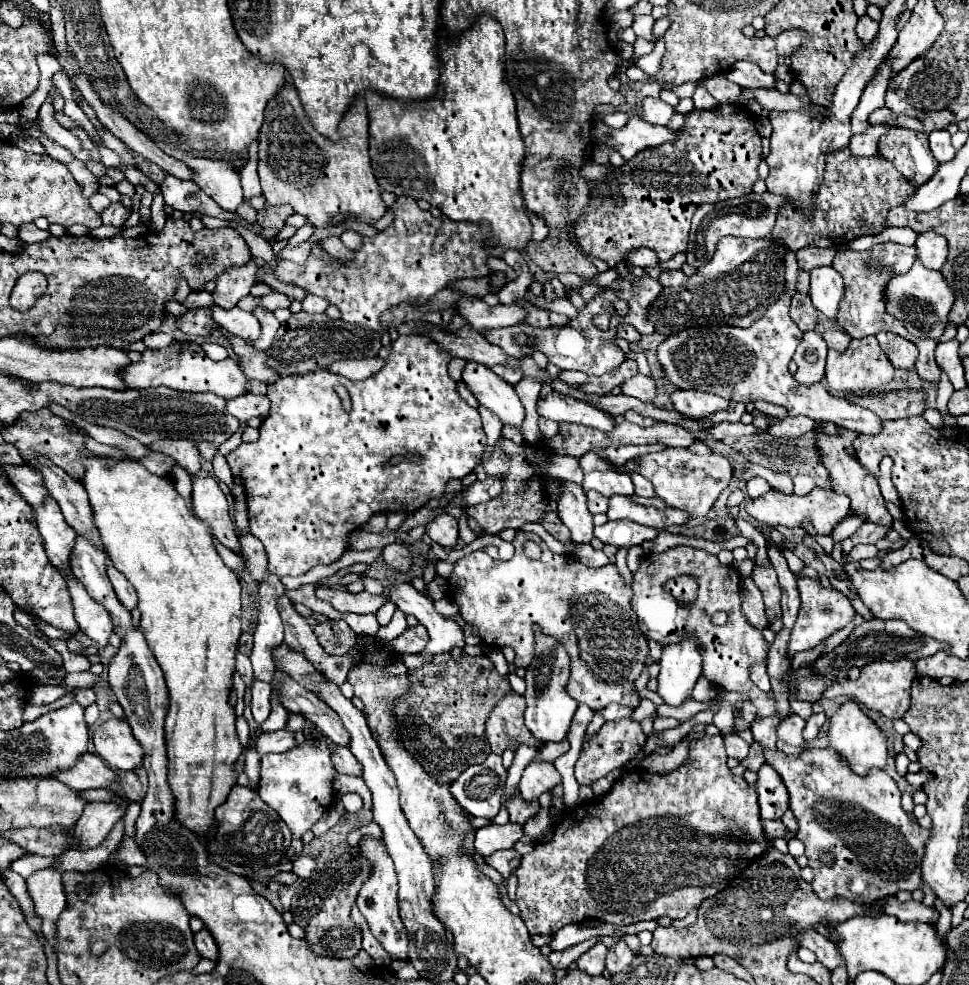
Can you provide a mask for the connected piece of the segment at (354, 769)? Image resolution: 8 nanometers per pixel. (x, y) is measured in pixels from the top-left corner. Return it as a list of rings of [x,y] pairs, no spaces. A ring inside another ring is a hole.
[[[325,736],[325,742],[331,746],[331,762],[335,766],[337,772],[341,774],[361,774],[361,764],[355,760],[355,756],[351,754],[349,748],[341,748],[329,742],[329,738]]]

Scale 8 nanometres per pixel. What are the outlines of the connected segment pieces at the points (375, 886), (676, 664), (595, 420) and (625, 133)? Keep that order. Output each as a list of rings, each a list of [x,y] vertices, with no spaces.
[[[365,834],[361,838],[359,852],[371,862],[371,874],[359,890],[357,906],[359,906],[361,914],[365,916],[373,936],[381,942],[381,946],[393,958],[405,960],[407,958],[407,934],[405,934],[405,928],[403,928],[403,922],[401,922],[399,910],[397,910],[397,874],[395,874],[395,866],[391,862],[391,856],[387,854],[385,842],[381,838],[375,838],[375,836],[369,836],[369,834]]]
[[[687,638],[679,644],[663,646],[659,666],[657,694],[669,706],[683,706],[691,698],[691,690],[701,676],[701,656],[697,644]]]
[[[551,392],[545,400],[539,400],[537,412],[543,418],[549,418],[555,422],[575,422],[575,424],[591,426],[591,428],[597,428],[603,432],[611,432],[617,426],[615,416],[605,414],[603,410],[599,410],[587,402],[579,402],[575,398],[567,398],[557,392]]]
[[[631,118],[625,128],[613,130],[607,136],[601,136],[595,140],[611,144],[625,160],[631,160],[639,150],[651,148],[651,146],[661,146],[665,142],[675,142],[681,130],[673,130],[667,126],[655,126],[639,118]]]

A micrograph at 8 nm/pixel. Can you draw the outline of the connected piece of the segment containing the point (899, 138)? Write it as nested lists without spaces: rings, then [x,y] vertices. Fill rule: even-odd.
[[[889,128],[887,134],[879,140],[879,156],[887,158],[897,166],[897,170],[911,182],[915,188],[925,184],[939,162],[933,158],[929,150],[927,134],[913,132],[907,128]]]

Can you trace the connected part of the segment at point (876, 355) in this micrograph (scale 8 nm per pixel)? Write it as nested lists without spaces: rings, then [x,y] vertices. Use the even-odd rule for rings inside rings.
[[[865,336],[861,340],[853,340],[849,350],[845,352],[829,350],[827,368],[825,368],[825,384],[835,394],[875,394],[887,388],[887,384],[893,380],[893,372],[895,368],[891,366],[877,338]]]

